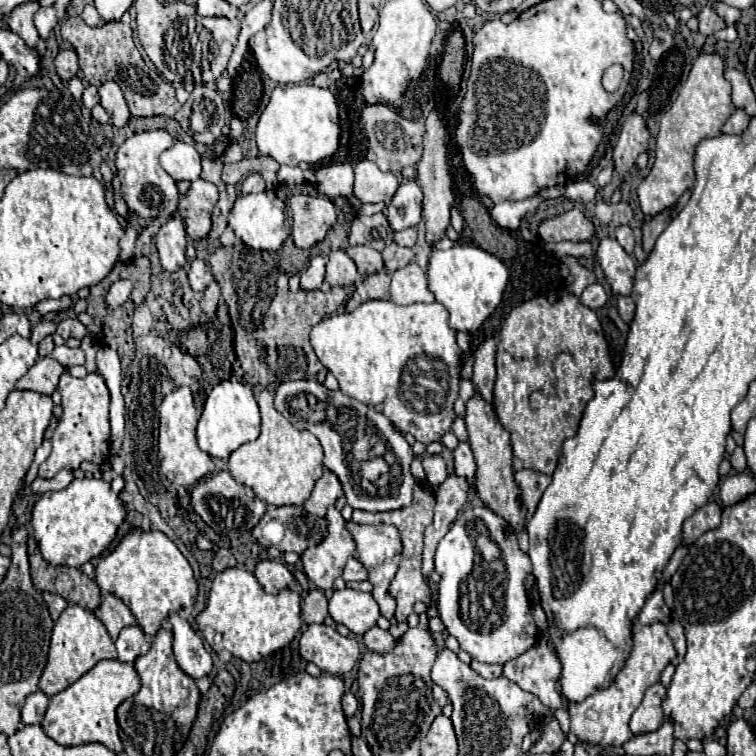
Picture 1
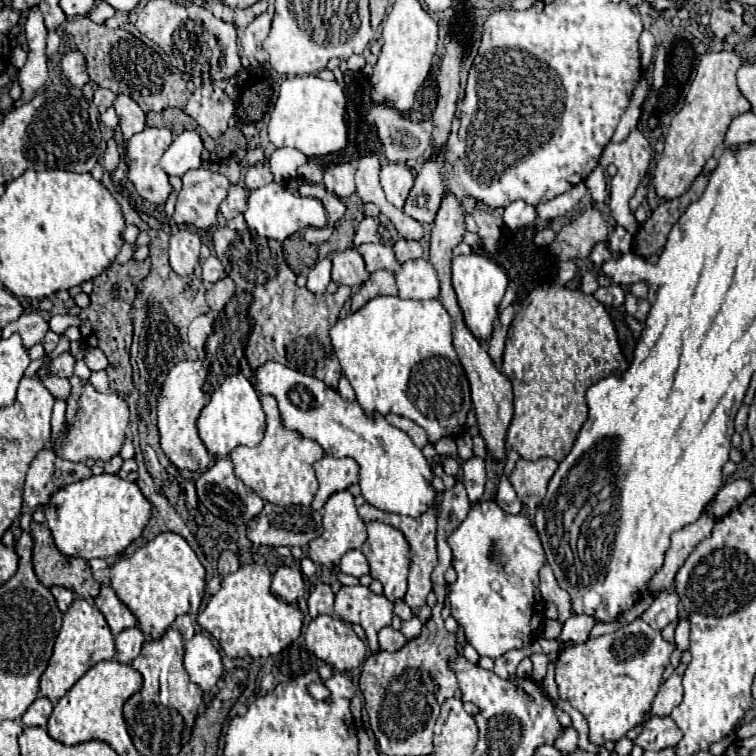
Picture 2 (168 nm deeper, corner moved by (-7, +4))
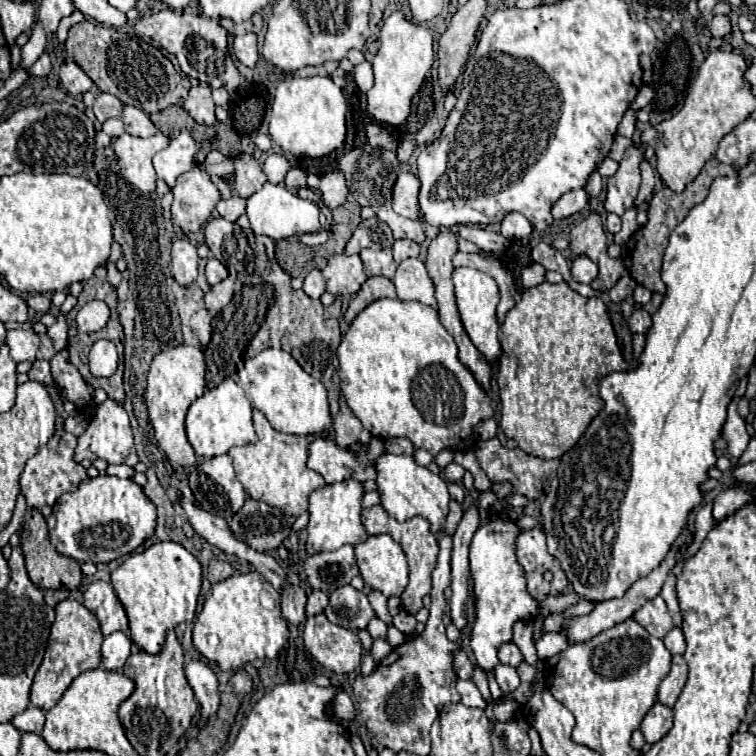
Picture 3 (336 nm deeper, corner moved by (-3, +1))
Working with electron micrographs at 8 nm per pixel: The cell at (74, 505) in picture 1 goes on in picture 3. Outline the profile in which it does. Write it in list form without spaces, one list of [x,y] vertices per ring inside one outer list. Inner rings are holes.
[[[99,475],[85,479],[79,489],[63,493],[55,505],[55,525],[49,529],[53,547],[79,563],[109,563],[135,551],[155,531],[155,505],[133,479]]]

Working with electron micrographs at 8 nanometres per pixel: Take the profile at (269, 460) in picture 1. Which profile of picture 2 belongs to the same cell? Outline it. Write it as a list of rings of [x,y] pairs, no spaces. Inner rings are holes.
[[[259,396],[263,412],[267,416],[267,430],[265,438],[249,448],[249,446],[237,446],[229,458],[233,460],[235,466],[235,476],[247,484],[257,496],[261,496],[265,502],[289,506],[289,504],[301,504],[309,506],[315,492],[317,492],[317,478],[313,472],[313,462],[323,458],[323,448],[309,440],[303,438],[299,432],[283,428],[277,402],[273,396]]]

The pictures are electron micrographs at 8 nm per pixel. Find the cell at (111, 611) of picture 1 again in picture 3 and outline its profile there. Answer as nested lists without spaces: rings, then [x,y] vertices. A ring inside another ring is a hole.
[[[93,581],[83,591],[83,605],[99,619],[103,635],[123,631],[129,635],[129,623],[123,605],[119,603],[113,587],[105,581]]]

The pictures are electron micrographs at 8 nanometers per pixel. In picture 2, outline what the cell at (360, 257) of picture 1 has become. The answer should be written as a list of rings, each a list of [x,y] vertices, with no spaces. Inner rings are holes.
[[[361,244],[357,250],[363,256],[369,272],[377,272],[377,270],[397,272],[401,268],[401,264],[397,262],[397,258],[395,258],[395,254],[393,254],[393,250],[389,246],[383,246],[383,244]]]

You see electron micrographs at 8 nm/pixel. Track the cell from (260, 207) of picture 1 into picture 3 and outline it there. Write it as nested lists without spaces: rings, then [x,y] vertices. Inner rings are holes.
[[[265,183],[261,191],[253,193],[247,199],[247,217],[253,233],[267,235],[273,241],[299,235],[299,233],[317,233],[321,229],[319,207],[313,201],[301,199],[299,195],[289,193],[283,185],[273,185],[273,183]]]

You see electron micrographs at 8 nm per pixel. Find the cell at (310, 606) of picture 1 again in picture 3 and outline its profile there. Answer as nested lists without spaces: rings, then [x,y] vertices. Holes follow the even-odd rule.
[[[313,589],[311,595],[309,595],[309,599],[307,599],[307,617],[313,617],[317,613],[323,613],[327,605],[329,605],[327,593],[323,593],[319,589]]]

